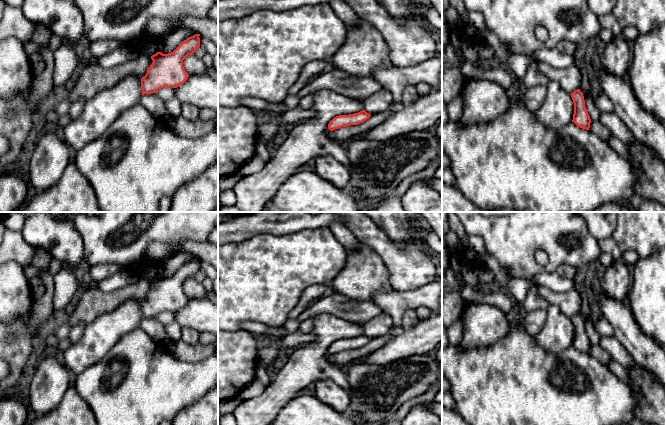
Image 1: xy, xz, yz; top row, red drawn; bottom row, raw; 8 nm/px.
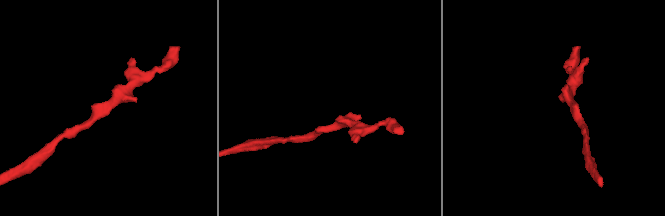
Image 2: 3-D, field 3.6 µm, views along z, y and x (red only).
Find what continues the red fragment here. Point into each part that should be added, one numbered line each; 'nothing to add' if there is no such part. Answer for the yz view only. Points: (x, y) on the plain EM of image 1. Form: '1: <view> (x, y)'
nothing to add

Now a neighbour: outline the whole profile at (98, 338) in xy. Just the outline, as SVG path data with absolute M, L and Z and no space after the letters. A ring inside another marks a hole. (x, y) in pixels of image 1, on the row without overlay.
M128 300L114 311L100 315L84 329L82 337L72 343L60 359L72 376L81 374L102 360L126 333L140 327L141 302Z

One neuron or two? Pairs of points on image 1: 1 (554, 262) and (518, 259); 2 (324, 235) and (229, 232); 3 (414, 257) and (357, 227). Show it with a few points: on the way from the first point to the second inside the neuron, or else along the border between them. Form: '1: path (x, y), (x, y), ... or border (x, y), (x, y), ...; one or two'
1: path (545, 268), (527, 267); one
2: border (310, 229), (278, 235), (263, 234); two
3: path (400, 257), (395, 257), (371, 235); one

